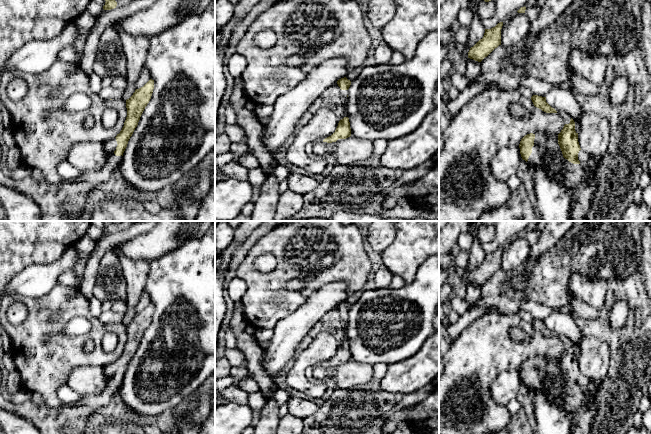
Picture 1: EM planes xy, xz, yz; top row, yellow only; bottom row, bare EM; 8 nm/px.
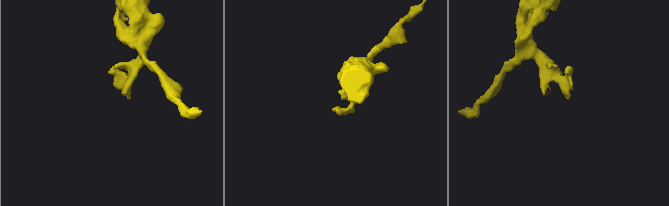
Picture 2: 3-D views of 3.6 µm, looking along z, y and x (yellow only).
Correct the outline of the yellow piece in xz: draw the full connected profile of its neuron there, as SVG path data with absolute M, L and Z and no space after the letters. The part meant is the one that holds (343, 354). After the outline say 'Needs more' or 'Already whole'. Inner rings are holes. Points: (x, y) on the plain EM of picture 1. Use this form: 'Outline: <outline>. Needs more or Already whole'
Outline: M346 301L339 303L335 308L327 312L315 326L304 336L295 353L296 355L306 349L321 332L332 332L338 339L339 347L335 356L325 362L323 366L332 367L338 363L346 363L351 360L351 352L348 339L345 334L351 305Z. Needs more

